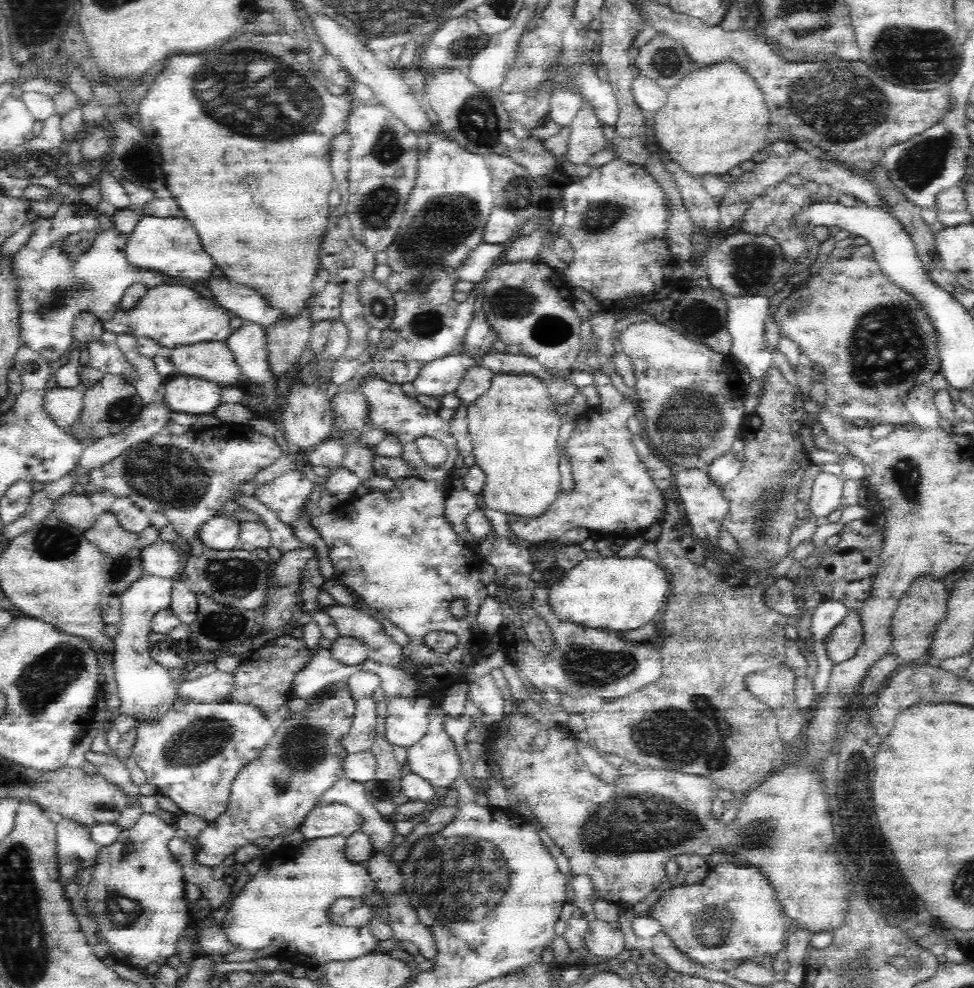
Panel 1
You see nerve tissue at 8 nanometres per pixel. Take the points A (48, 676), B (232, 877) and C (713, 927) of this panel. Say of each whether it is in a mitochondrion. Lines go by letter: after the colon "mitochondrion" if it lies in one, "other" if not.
A: mitochondrion
B: other
C: mitochondrion

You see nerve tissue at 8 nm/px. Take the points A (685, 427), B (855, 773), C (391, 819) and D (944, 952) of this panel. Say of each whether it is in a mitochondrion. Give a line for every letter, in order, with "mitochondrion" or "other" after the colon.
A: mitochondrion
B: other
C: other
D: other

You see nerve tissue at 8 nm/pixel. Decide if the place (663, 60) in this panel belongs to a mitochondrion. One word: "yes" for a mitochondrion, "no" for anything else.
yes

